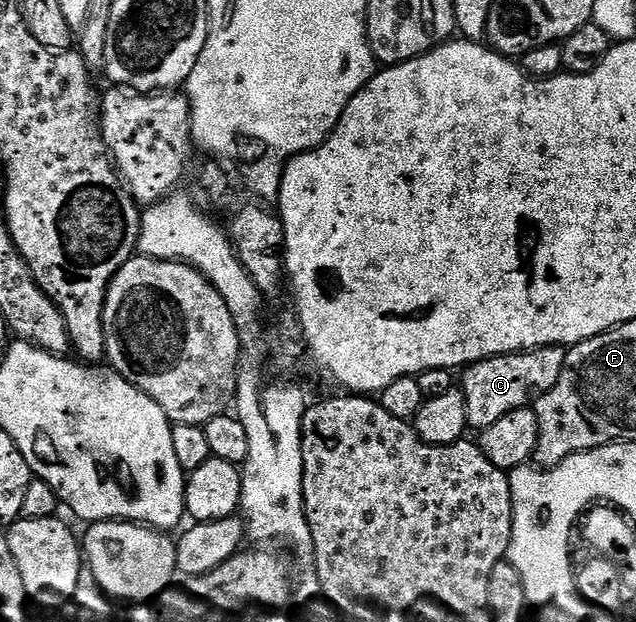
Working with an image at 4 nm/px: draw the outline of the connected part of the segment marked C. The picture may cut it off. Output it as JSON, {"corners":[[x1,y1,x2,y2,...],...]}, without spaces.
{"corners":[[552,346,535,348,531,352,509,352,466,365,461,372,461,387,468,429,488,428,513,410,532,407,535,401,557,386,557,378,561,378,566,357,566,347]]}

